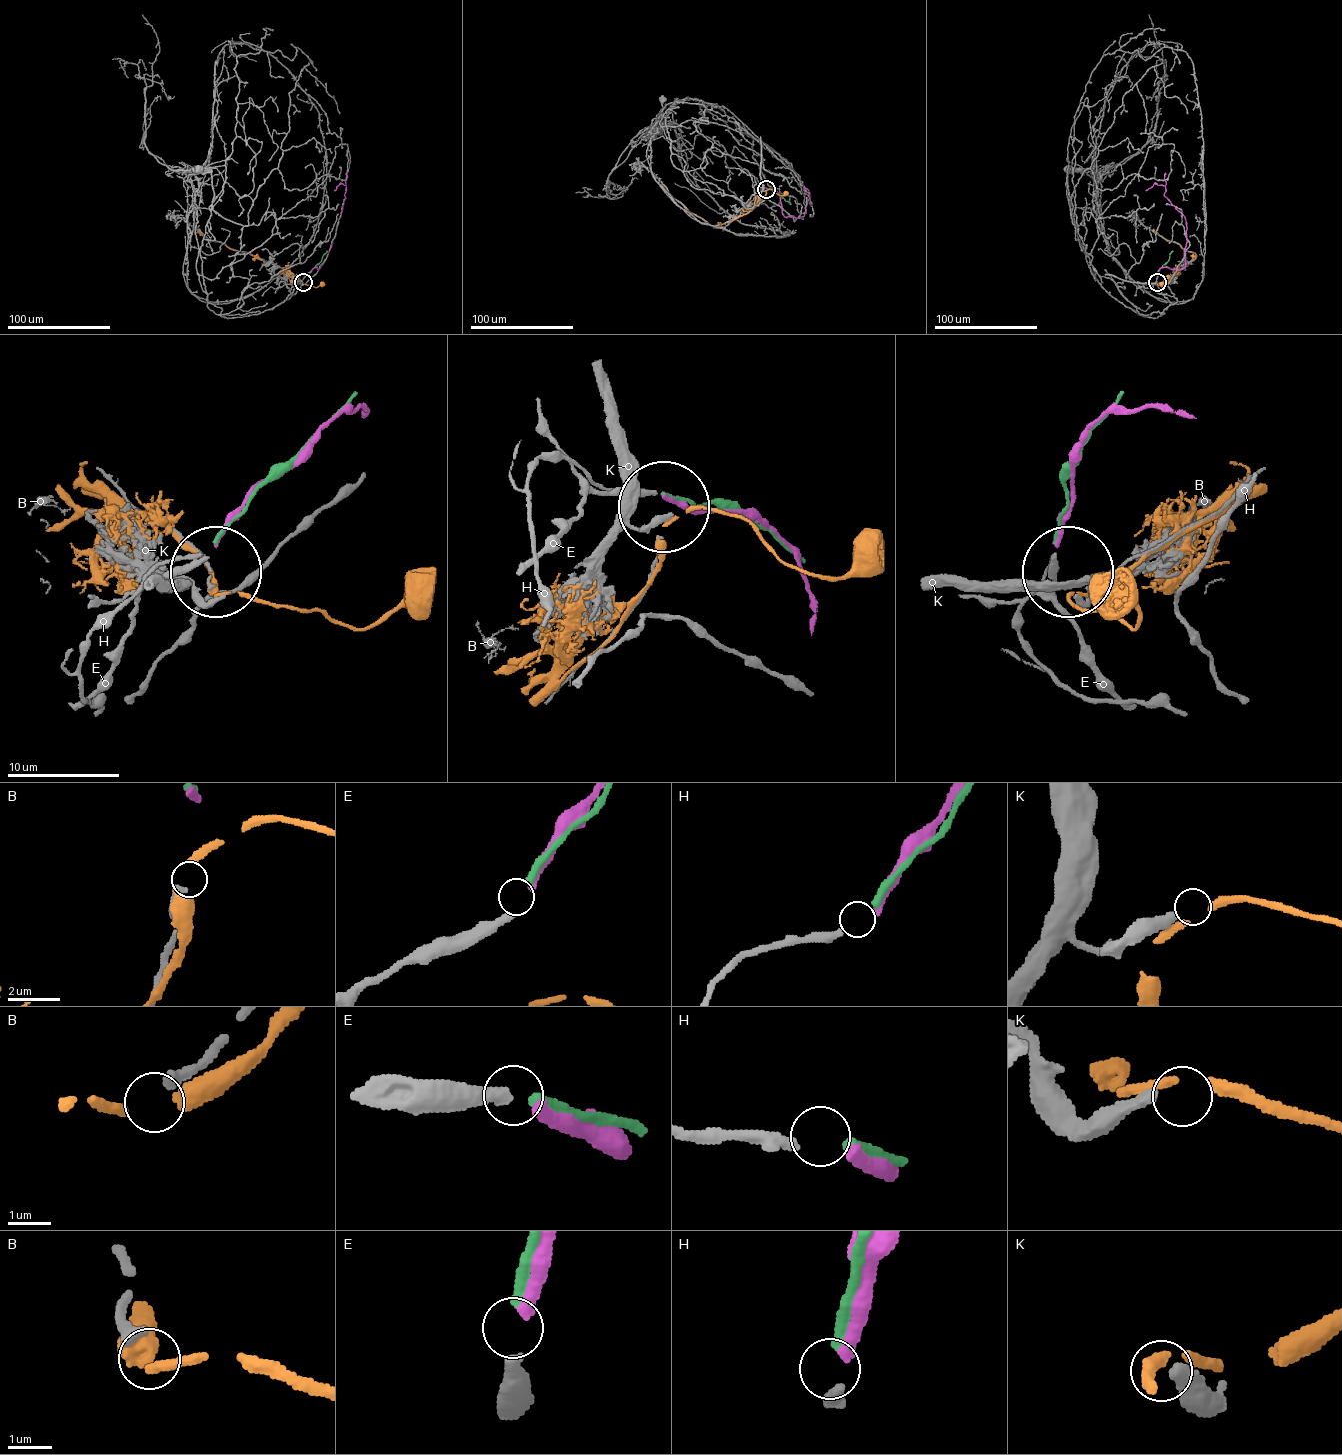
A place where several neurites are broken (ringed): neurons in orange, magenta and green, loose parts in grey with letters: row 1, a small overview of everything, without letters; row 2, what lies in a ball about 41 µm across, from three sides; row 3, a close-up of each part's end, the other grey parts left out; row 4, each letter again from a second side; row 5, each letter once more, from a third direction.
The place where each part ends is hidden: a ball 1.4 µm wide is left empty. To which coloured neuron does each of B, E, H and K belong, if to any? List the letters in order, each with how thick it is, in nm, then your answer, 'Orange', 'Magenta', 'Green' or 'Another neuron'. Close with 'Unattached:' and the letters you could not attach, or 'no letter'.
B: Thickness 300 nm. Another neuron
E: Thickness 320 nm. Magenta
H: Thickness 320 nm. Green
K: Thickness 320 nm. Another neuron
Unattached: B, K

